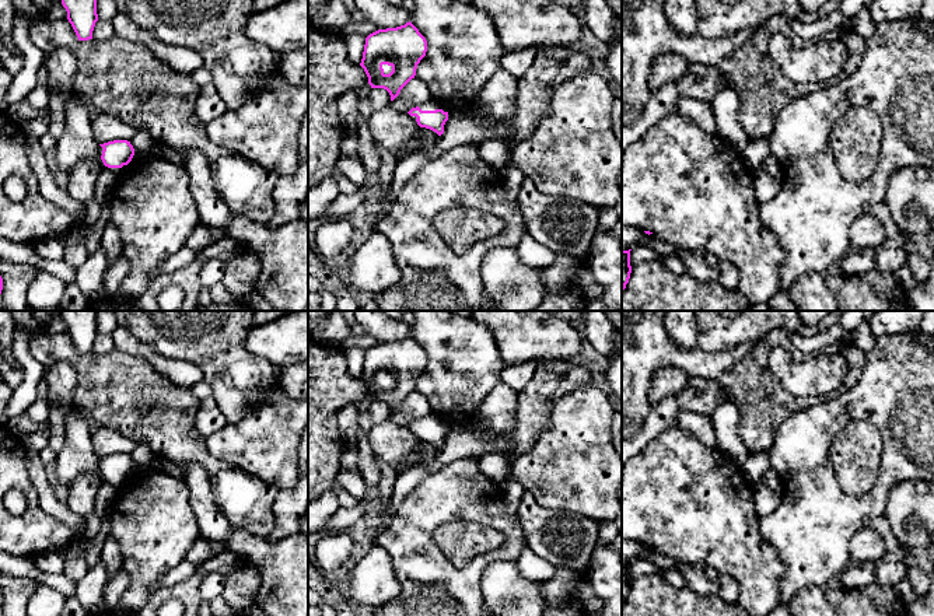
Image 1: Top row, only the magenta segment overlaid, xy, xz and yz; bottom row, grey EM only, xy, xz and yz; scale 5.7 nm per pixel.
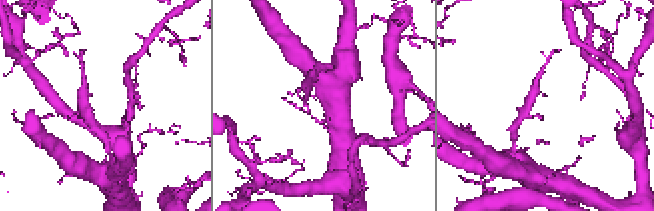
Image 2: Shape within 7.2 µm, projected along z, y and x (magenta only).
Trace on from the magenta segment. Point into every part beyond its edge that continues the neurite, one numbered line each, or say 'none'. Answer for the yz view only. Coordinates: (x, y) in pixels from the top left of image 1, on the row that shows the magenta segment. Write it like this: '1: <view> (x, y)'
none

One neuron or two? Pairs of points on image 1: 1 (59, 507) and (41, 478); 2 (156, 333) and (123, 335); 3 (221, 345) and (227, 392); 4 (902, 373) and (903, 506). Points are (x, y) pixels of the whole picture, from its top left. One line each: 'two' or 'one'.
1: one
2: two
3: one
4: two

